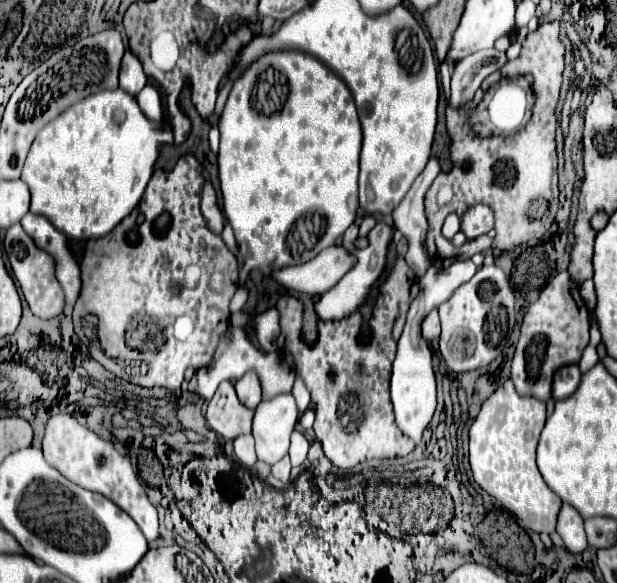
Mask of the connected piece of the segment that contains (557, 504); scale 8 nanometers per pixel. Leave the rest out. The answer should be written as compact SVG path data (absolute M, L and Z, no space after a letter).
M508 379L488 397L470 427L470 465L474 481L512 511L526 529L554 533L562 501L544 483L536 467L536 445L546 421L546 403L520 397Z

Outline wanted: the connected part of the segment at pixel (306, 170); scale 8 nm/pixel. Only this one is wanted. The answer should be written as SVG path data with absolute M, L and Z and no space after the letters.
M278 51L278 53L268 53L260 57L234 81L234 87L220 115L218 129L220 129L218 177L220 177L222 197L224 197L224 215L234 229L242 259L250 269L258 269L264 275L270 275L272 271L278 271L282 267L306 263L312 257L316 257L322 249L334 245L336 239L342 237L344 231L354 223L356 209L358 209L358 155L362 146L362 128L350 89L340 77L336 77L316 57L300 53L300 51Z

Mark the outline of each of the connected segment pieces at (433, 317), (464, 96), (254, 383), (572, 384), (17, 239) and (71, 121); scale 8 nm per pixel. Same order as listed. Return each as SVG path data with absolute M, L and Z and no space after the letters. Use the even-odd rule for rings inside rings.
M434 309L434 311L430 311L428 315L426 315L426 319L422 321L422 337L426 339L426 341L432 341L432 339L436 339L440 335L440 319L438 319L438 311Z
M486 49L472 53L460 61L456 61L456 67L452 71L452 93L450 93L450 105L454 109L462 107L466 101L470 101L480 87L480 83L494 71L498 71L506 63L506 53L498 49Z
M248 371L242 379L236 381L236 393L242 405L246 405L248 409L256 409L256 405L260 403L260 381L254 371Z
M568 365L564 369L560 369L554 377L554 385L552 385L552 397L554 399L566 399L570 397L578 385L580 385L582 373L578 369L578 365Z
M16 223L8 229L6 233L6 239L4 239L4 249L8 253L8 259L10 259L10 265L12 265L12 271L14 271L14 277L18 279L20 287L22 287L22 293L32 309L32 313L40 319L52 319L52 317L58 317L62 311L64 311L64 291L54 275L54 259L52 255L48 255L44 249L36 247L36 243L24 233L22 225Z
M122 89L92 93L84 101L78 101L54 121L50 121L34 139L28 159L22 169L22 181L30 187L32 205L30 211L44 215L60 233L72 241L88 241L108 235L142 199L144 189L152 177L154 163L160 147L172 143L170 127L150 123L140 111L136 99Z

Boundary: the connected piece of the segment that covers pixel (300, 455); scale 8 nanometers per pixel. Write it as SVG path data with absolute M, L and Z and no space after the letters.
M296 429L292 433L292 445L290 445L290 459L292 459L292 467L300 467L308 455L308 439Z

